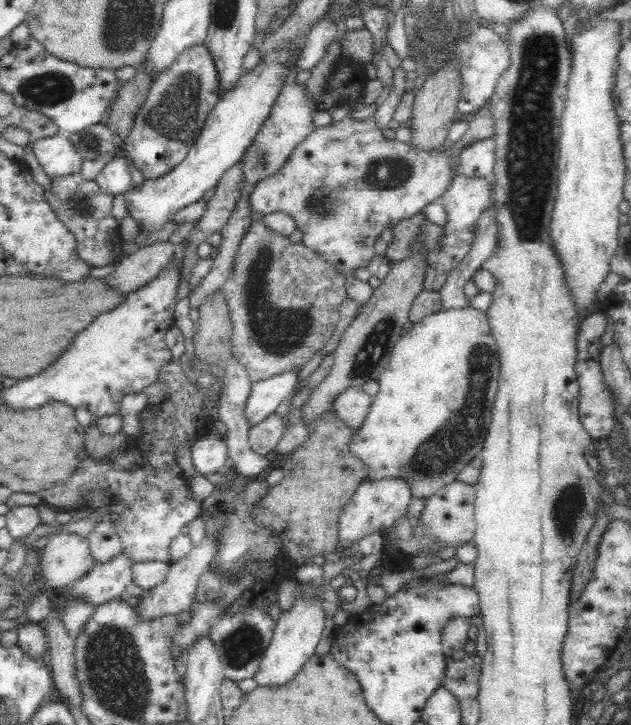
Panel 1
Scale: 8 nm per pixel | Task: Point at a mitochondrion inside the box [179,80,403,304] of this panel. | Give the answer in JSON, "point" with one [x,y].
{"point":[322,204]}

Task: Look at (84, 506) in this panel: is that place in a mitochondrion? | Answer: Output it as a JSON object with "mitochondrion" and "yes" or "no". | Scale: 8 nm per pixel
{"mitochondrion":"no"}

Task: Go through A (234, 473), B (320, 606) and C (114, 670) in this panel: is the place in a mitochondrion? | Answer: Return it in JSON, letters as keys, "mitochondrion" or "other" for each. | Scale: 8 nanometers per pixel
{"A":"other","B":"other","C":"mitochondrion"}

